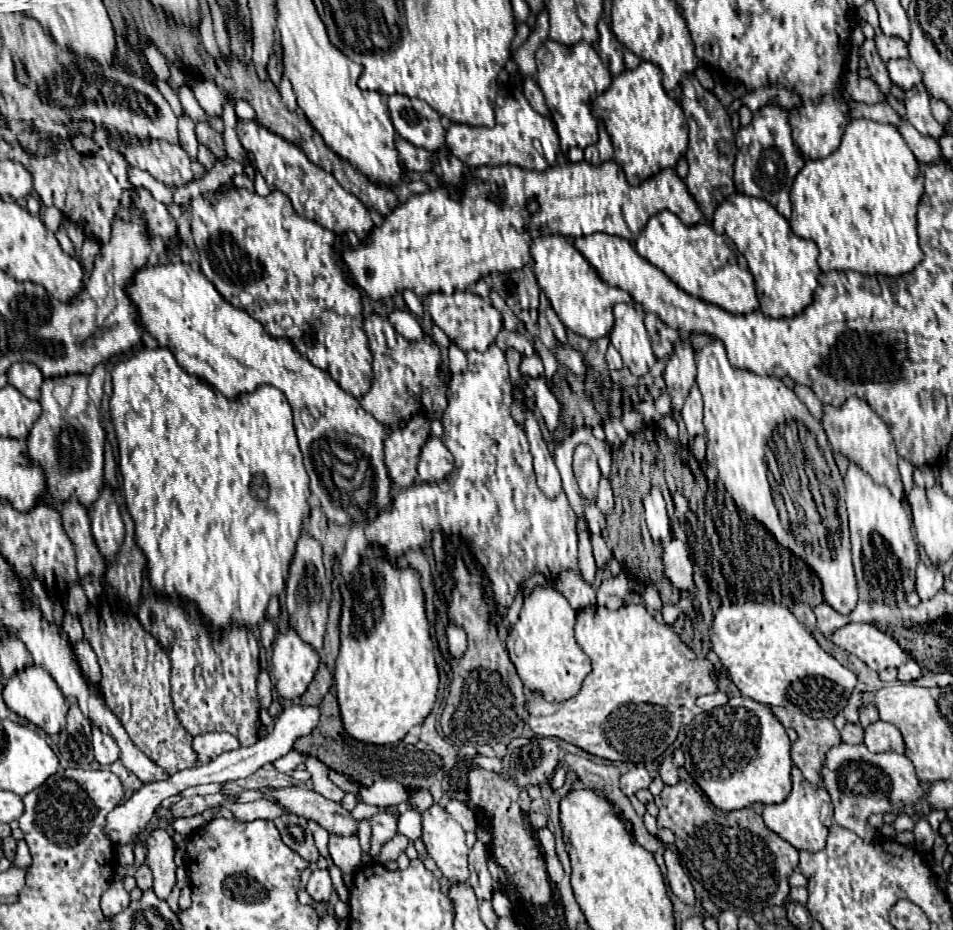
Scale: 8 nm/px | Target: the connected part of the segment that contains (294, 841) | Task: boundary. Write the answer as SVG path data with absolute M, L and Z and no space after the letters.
M284 812L280 818L274 820L276 828L282 834L284 844L288 844L294 852L298 852L304 860L316 862L318 860L318 850L314 846L312 830L308 828L308 822L292 812Z

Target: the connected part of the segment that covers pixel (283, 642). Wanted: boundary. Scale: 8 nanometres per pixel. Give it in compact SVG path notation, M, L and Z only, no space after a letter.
M292 628L276 638L272 672L276 678L276 690L282 698L300 698L308 690L318 666L318 652L310 644L304 644L304 640L300 640Z

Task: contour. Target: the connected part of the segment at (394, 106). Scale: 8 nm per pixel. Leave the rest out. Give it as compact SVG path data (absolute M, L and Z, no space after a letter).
M402 94L388 96L388 110L396 132L414 146L428 152L444 146L444 128L440 114L420 98Z

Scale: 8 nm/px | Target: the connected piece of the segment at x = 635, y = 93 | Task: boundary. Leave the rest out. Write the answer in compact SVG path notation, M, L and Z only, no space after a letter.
M642 62L636 70L626 70L616 76L610 88L592 100L592 114L604 122L614 146L614 160L632 186L658 174L660 168L674 168L680 156L686 154L688 126L684 112L664 92L660 70L652 62Z

